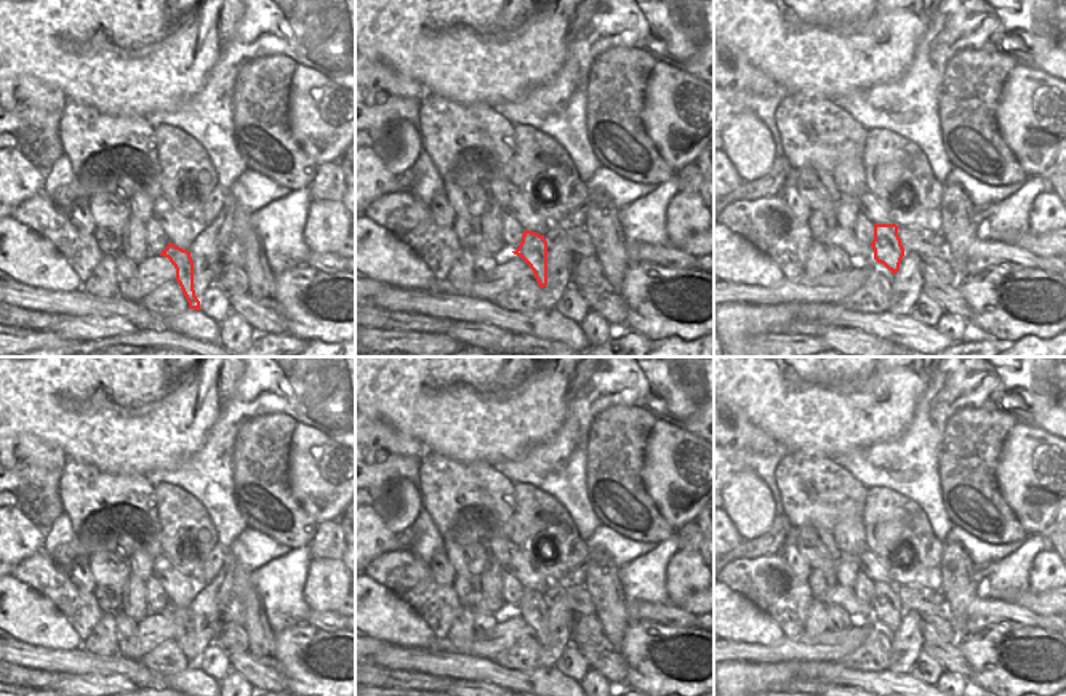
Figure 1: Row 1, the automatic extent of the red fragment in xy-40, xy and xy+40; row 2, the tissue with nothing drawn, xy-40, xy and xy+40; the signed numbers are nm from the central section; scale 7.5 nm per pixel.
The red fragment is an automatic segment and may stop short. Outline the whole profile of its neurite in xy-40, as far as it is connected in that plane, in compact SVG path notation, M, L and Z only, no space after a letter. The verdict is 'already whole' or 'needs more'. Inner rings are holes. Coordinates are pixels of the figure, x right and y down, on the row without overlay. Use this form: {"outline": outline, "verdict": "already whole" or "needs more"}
{"outline": "M168 602L166 606L158 613L168 616L174 624L176 640L189 661L189 667L200 669L200 659L197 658L194 648L194 619L190 616L190 610L182 608L174 602Z", "verdict": "already whole"}

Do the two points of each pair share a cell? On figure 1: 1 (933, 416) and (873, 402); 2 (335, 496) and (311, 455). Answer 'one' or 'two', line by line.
1: two
2: one

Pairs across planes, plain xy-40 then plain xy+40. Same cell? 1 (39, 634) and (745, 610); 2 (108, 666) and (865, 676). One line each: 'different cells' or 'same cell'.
1: same cell
2: same cell

